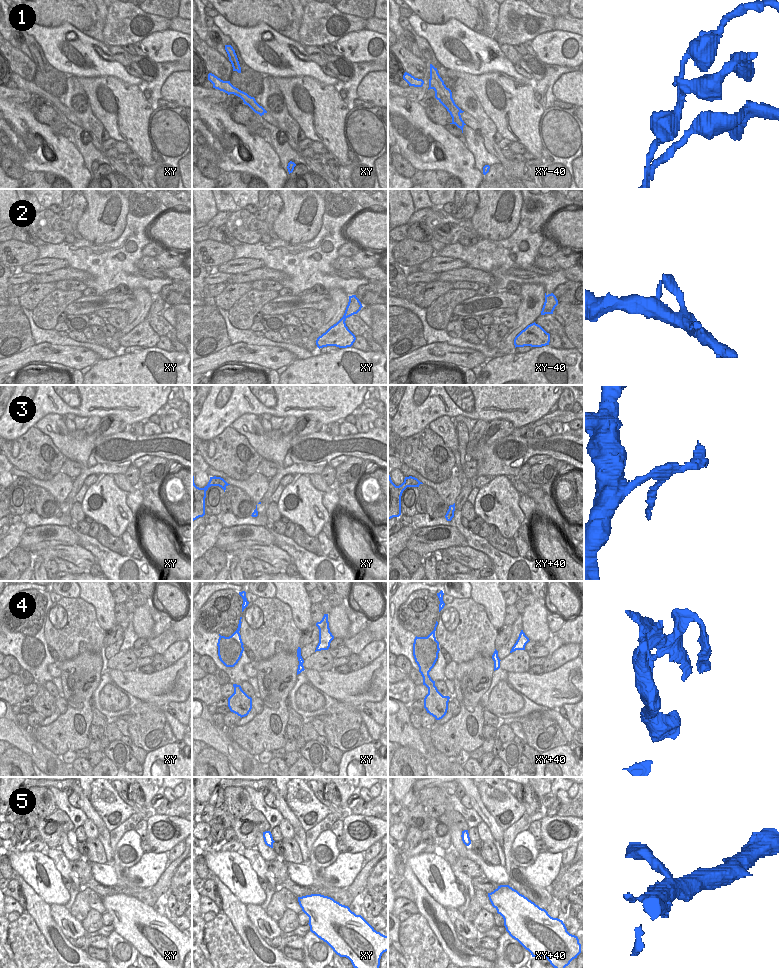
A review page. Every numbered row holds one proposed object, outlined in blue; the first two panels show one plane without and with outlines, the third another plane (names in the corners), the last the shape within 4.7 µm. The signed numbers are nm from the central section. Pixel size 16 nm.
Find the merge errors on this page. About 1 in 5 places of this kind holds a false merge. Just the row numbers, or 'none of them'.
4

